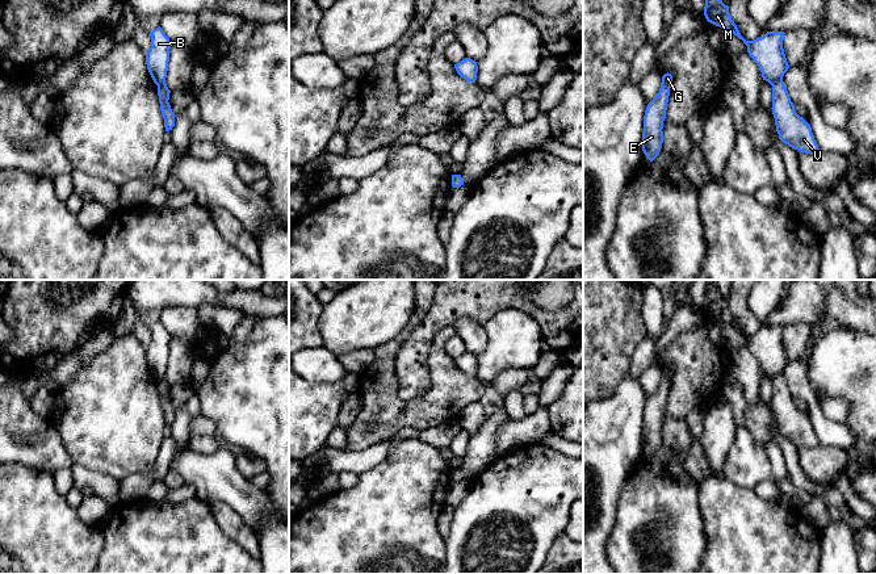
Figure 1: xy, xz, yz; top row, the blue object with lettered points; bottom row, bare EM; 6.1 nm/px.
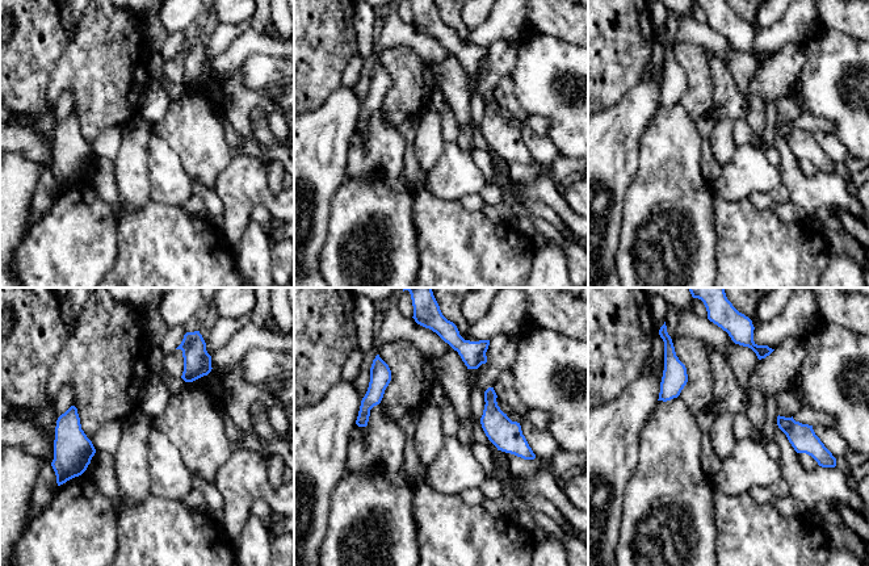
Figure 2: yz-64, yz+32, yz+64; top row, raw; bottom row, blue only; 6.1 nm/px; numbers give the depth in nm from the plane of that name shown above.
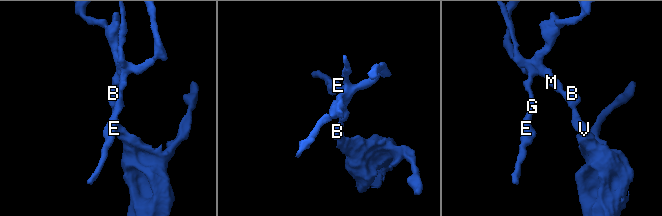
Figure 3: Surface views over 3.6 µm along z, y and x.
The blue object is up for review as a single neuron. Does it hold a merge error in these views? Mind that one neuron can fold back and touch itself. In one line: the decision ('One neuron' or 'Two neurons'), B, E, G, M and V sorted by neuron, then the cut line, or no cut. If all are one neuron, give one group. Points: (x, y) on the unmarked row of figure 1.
Two neurons. Groups: B E G M / V. Split along yz (782, 373), (772, 380)

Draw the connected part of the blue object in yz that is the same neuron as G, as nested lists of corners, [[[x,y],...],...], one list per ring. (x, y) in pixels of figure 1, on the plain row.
[[[665,368],[657,390],[647,398],[644,410],[642,445],[653,456],[663,437],[663,415],[666,412],[672,369]]]

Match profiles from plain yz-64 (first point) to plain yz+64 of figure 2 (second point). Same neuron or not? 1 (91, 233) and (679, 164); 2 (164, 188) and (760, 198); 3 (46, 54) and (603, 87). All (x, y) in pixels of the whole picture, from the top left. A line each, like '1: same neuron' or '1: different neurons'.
1: same neuron
2: different neurons
3: same neuron

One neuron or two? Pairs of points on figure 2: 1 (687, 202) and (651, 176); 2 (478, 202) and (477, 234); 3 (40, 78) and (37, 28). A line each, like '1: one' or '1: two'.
1: one
2: two
3: one

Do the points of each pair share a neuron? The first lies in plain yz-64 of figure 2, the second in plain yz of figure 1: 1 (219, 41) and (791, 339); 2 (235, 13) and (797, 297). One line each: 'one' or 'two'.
1: one
2: one

